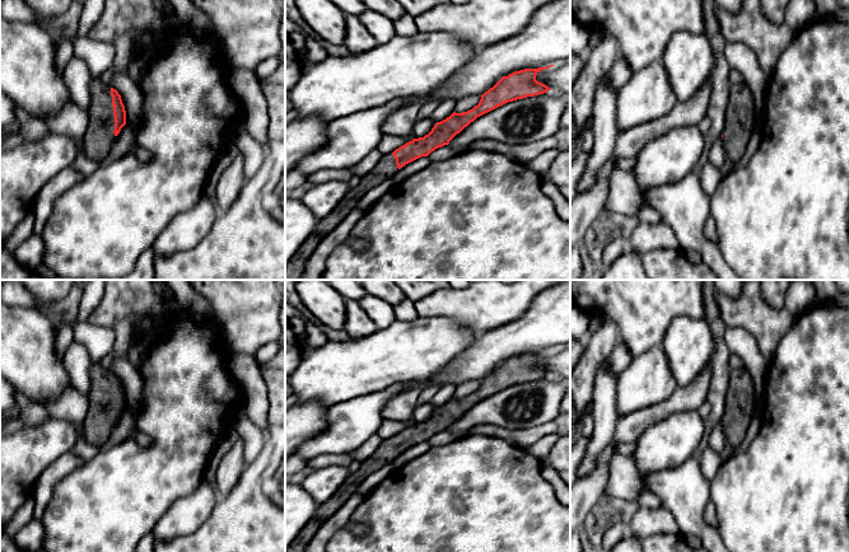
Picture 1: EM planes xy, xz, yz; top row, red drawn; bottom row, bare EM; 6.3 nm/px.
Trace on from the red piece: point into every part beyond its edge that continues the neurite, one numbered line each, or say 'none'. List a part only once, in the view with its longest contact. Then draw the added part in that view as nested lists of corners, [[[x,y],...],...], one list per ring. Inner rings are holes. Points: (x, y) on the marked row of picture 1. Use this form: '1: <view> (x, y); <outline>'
1: xy (97, 141); [[[95,79],[90,85],[88,127],[81,137],[85,154],[99,162],[111,151],[115,141],[115,116],[111,86]]]

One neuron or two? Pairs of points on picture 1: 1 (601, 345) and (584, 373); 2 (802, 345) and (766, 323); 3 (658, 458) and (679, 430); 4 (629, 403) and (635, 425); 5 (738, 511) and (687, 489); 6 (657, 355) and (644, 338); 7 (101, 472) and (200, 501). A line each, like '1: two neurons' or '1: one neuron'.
1: one neuron
2: two neurons
3: one neuron
4: two neurons
5: two neurons
6: two neurons
7: two neurons

